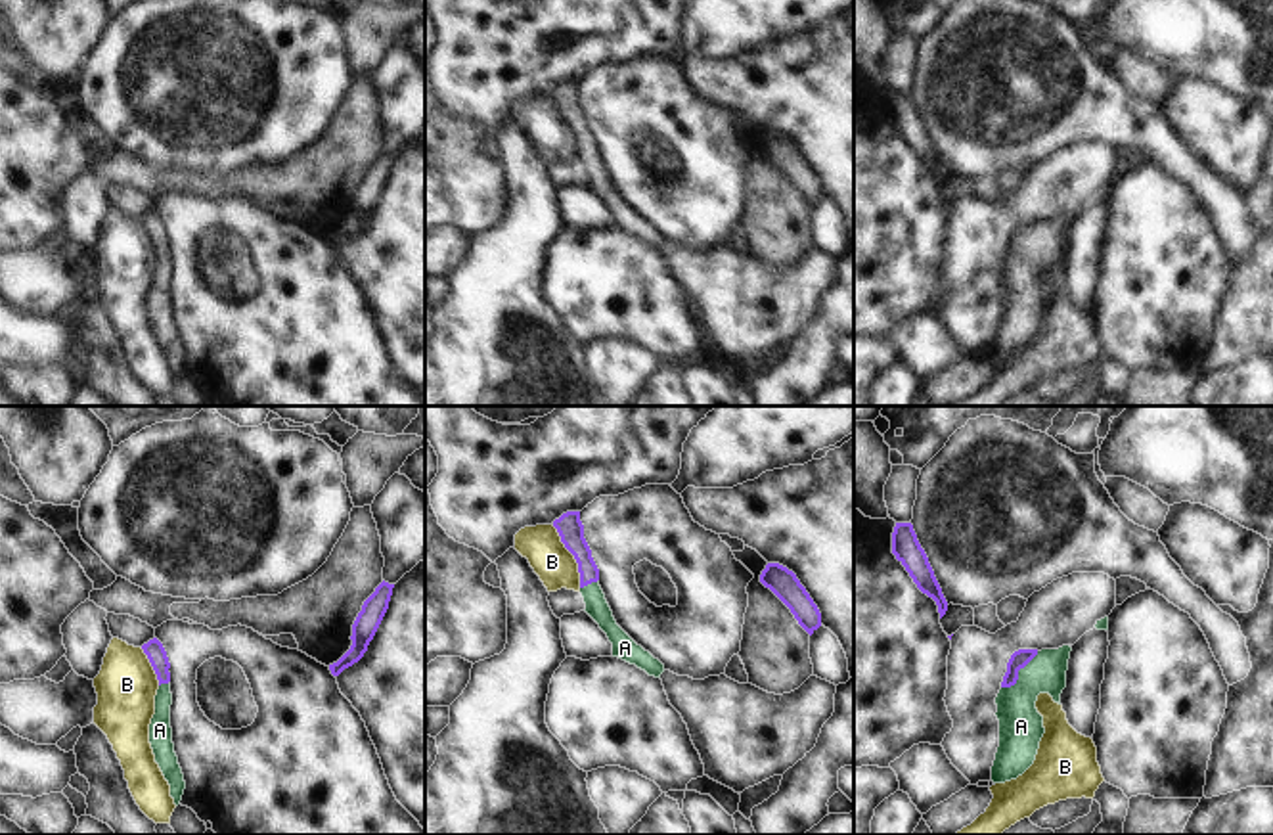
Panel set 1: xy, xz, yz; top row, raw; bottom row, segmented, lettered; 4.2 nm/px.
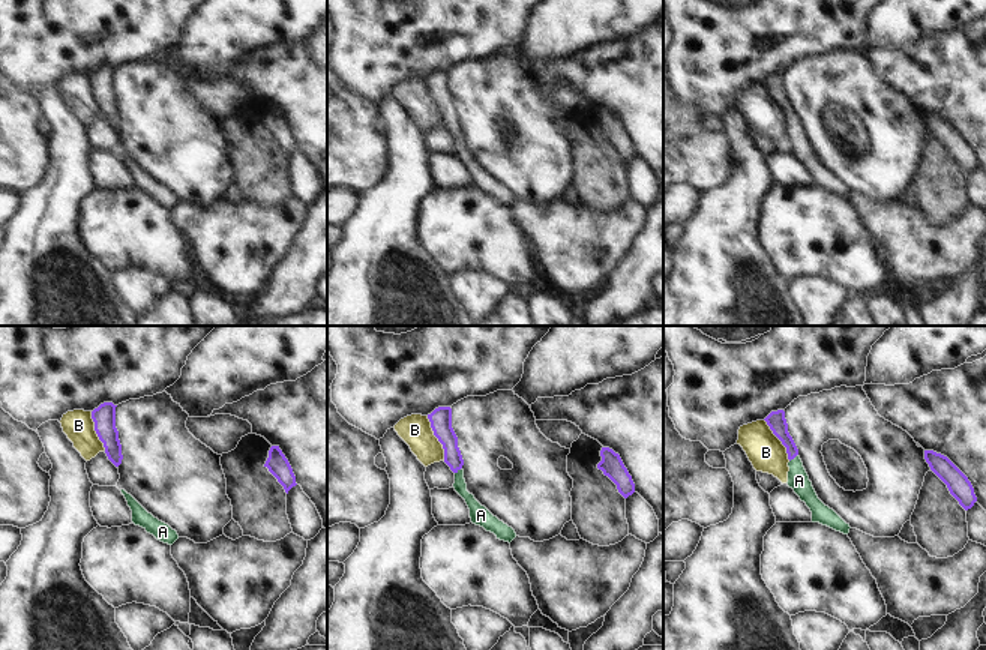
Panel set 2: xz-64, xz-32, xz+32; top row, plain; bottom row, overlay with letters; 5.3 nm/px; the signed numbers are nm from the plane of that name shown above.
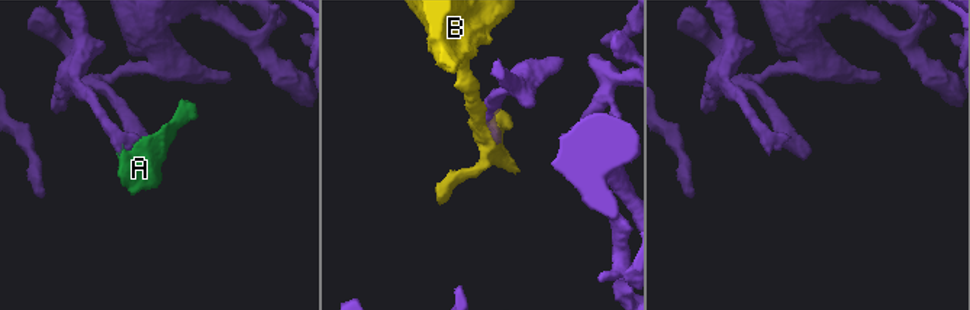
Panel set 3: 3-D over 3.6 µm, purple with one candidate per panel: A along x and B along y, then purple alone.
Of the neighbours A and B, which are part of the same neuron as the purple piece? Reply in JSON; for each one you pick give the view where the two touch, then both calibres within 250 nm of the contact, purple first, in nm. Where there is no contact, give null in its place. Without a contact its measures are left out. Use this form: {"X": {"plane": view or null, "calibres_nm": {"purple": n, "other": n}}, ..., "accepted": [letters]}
{"A": {"plane": "yz", "calibres_nm": {"purple": 80, "other": 190}}, "accepted": ["A"]}

